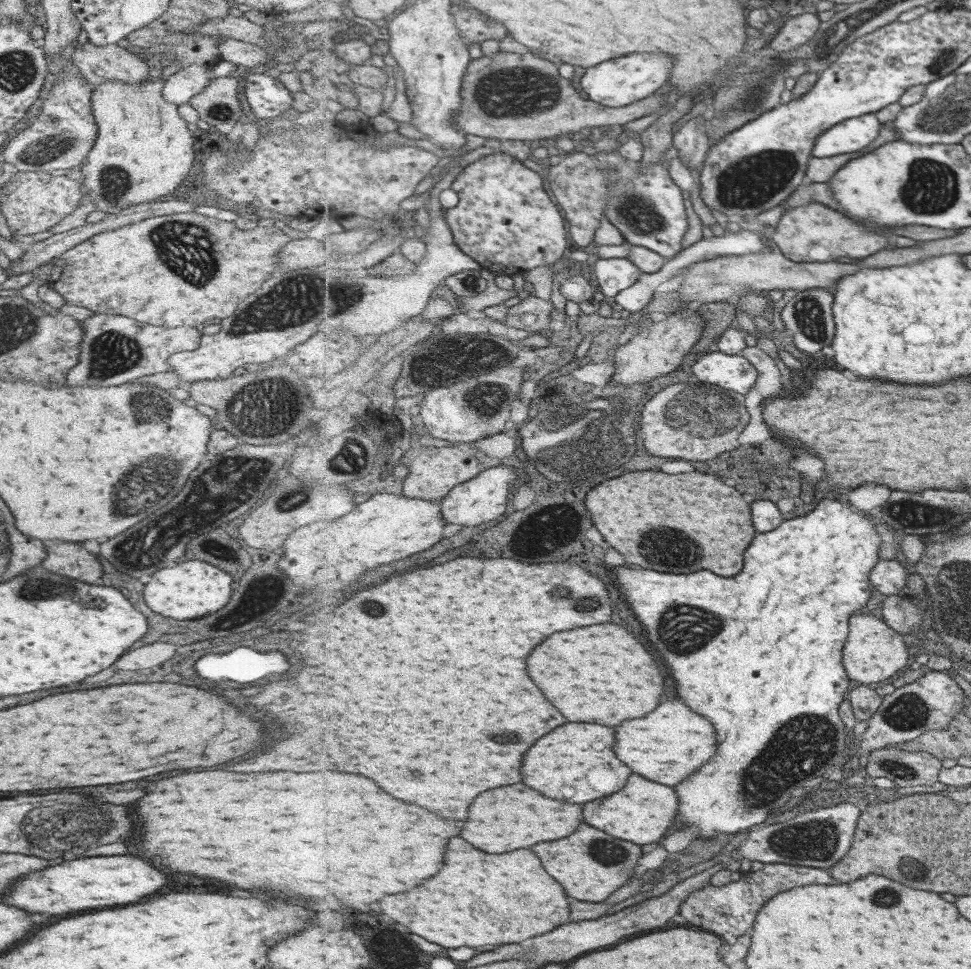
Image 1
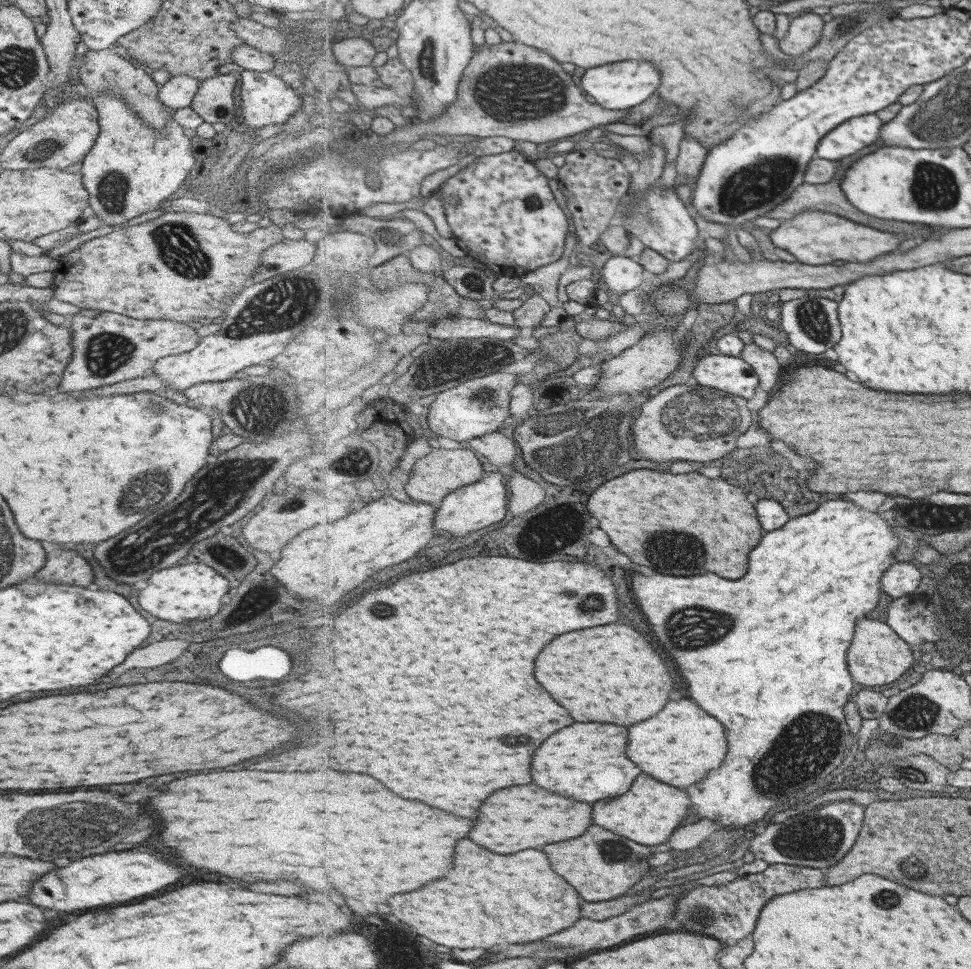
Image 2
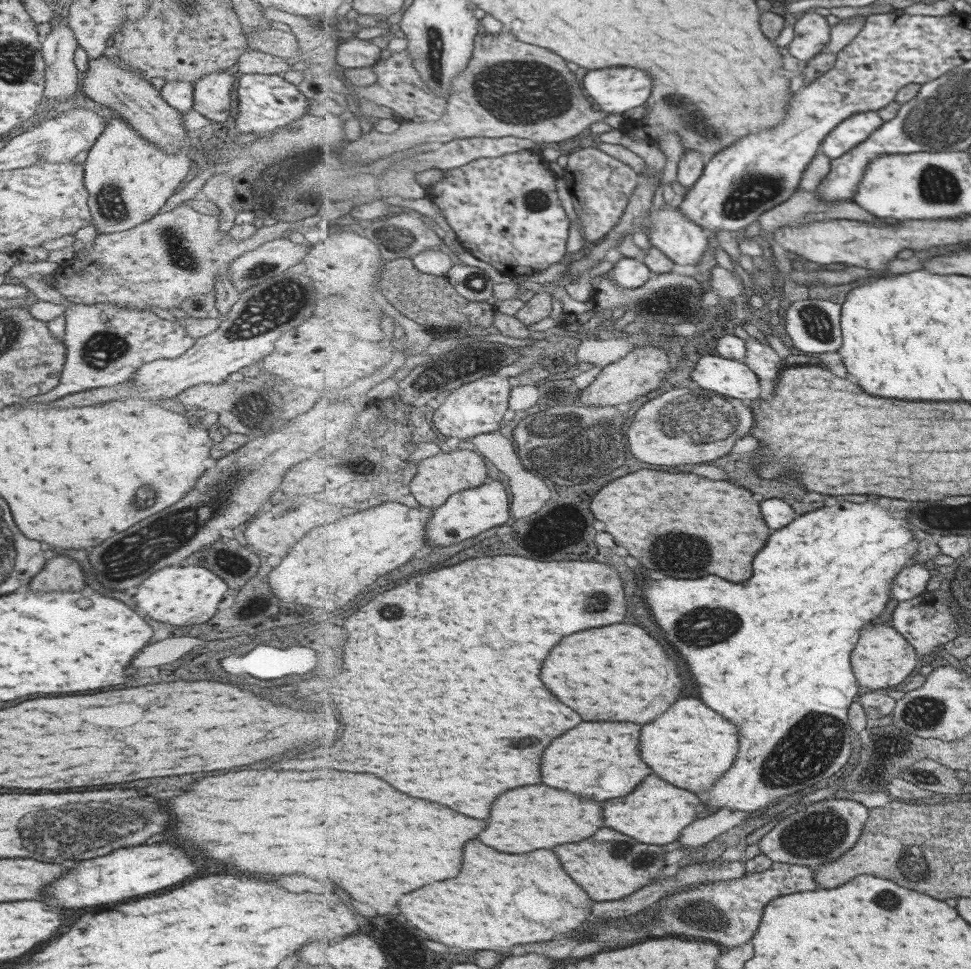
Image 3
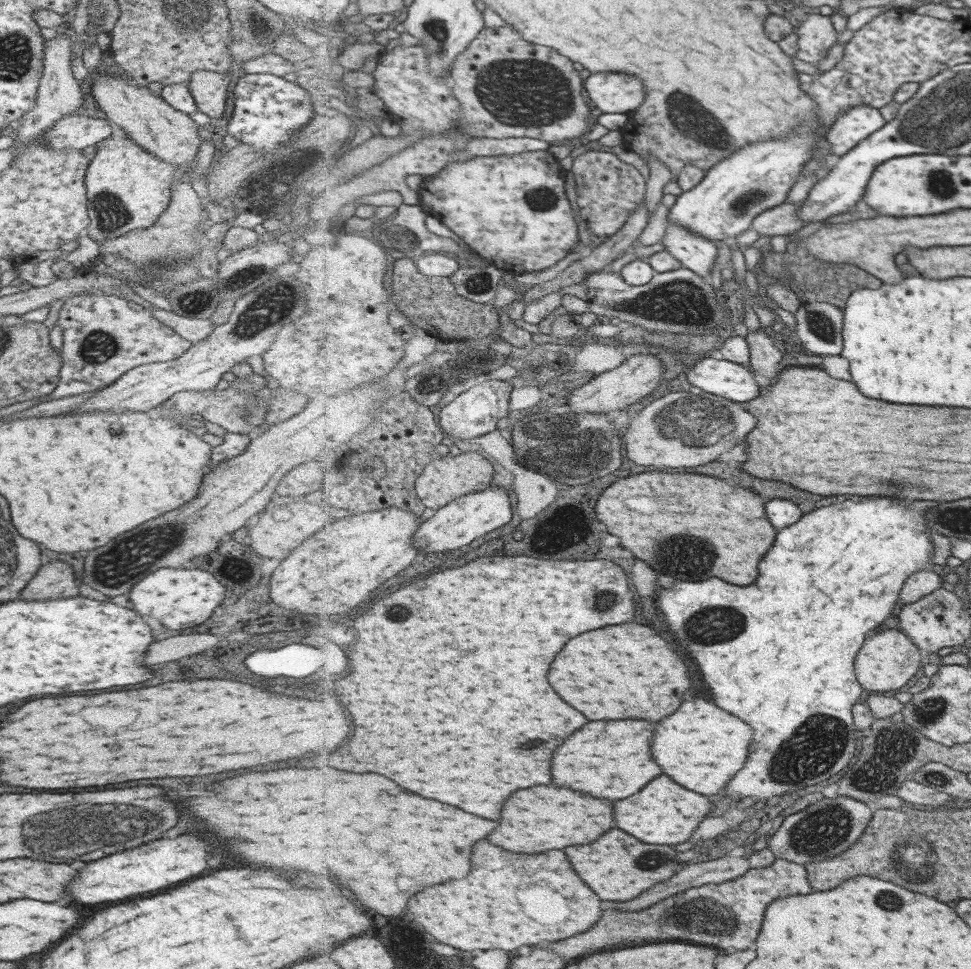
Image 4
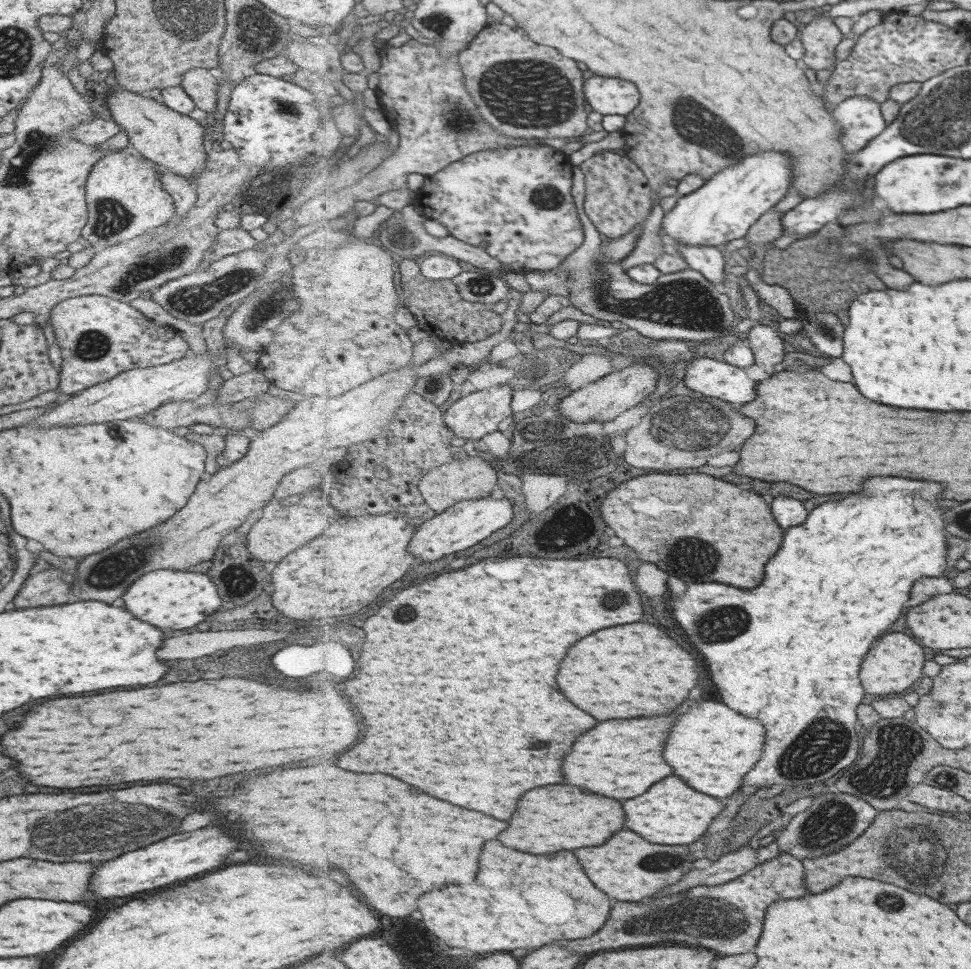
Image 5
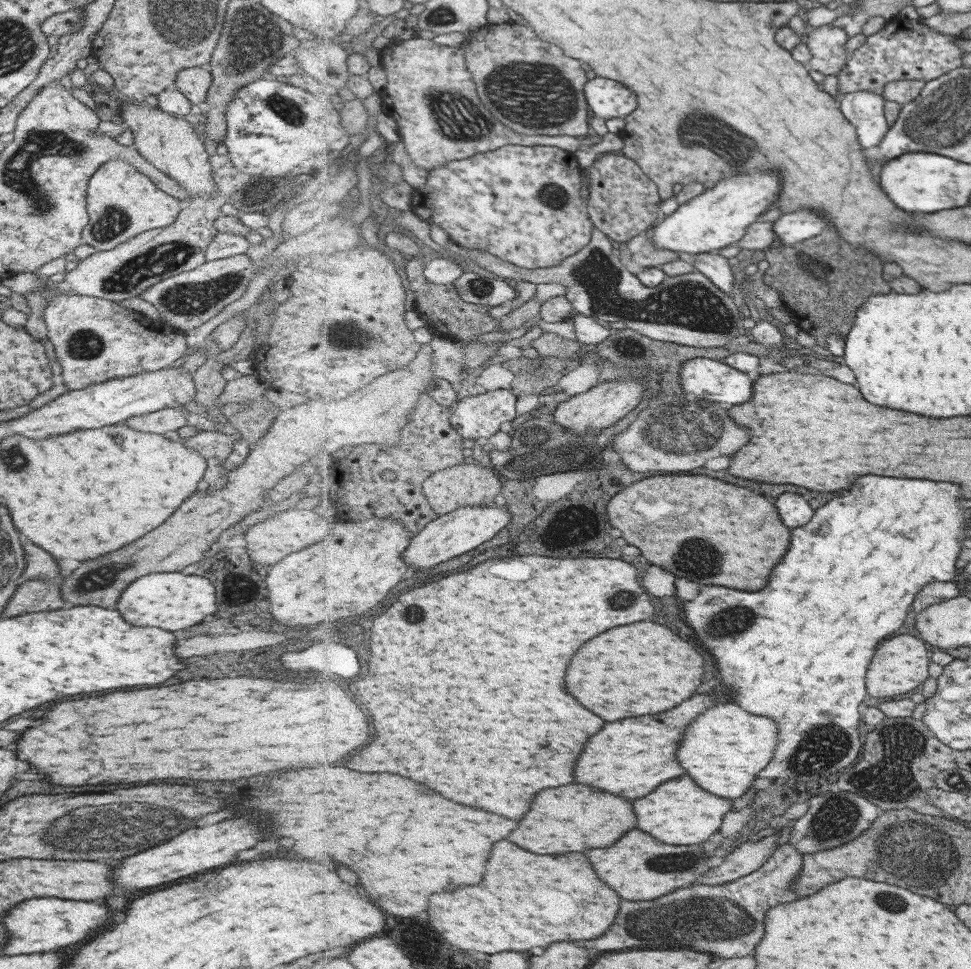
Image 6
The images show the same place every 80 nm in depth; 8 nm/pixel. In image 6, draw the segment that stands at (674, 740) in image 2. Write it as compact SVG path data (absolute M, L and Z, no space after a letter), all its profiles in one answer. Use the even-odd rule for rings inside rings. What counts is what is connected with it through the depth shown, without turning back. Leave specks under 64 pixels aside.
M719 704L717 708L705 712L705 716L697 718L693 728L685 734L685 744L681 746L681 764L685 764L685 770L689 776L701 784L701 788L709 788L720 797L726 799L739 798L749 792L757 776L769 766L769 760L773 760L775 750L779 744L779 724L767 716L755 716L737 704Z

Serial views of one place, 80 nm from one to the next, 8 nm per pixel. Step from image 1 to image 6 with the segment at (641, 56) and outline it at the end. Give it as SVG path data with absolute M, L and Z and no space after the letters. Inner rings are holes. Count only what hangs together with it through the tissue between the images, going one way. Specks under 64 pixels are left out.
M607 78L589 80L585 86L586 99L594 116L609 118L626 118L637 108L637 96L627 86Z

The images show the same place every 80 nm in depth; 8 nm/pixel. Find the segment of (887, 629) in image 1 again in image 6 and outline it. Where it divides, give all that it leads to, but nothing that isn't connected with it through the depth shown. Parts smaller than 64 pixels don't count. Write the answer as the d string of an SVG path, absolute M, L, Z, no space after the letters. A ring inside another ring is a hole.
M917 634L895 636L881 644L881 652L877 652L877 660L873 660L873 676L869 676L869 694L874 698L885 700L888 697L901 696L913 690L920 690L929 678L929 648L926 642Z

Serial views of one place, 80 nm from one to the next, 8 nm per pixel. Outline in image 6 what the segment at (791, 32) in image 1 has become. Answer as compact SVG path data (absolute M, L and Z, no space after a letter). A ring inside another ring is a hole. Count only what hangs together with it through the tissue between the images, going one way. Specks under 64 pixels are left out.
M832 24L815 27L805 38L812 54L806 65L823 75L838 76L850 59L847 50L849 39L847 31Z

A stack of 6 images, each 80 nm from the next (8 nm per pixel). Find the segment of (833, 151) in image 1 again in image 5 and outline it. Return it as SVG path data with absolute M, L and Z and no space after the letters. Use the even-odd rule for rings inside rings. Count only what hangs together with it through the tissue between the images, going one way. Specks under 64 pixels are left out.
M852 96L834 108L844 135L846 151L851 154L865 148L887 127L888 122L882 113L882 104L868 96Z

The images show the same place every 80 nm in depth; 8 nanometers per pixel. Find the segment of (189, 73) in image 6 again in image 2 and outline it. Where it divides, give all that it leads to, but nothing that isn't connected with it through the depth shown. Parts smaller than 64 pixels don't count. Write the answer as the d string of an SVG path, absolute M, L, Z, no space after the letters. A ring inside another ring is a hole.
M215 74L203 79L190 102L193 109L207 123L229 122L234 117L233 88L237 80L227 74Z

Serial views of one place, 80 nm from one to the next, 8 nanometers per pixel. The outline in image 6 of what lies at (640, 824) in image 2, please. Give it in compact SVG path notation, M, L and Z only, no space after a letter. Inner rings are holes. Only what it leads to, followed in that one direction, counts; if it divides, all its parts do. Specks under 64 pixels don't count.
M681 776L677 780L669 780L669 784L661 784L657 792L641 798L637 804L637 816L641 820L641 830L657 836L665 844L677 846L700 845L713 838L723 826L723 818L733 809L731 799L709 794L691 776Z

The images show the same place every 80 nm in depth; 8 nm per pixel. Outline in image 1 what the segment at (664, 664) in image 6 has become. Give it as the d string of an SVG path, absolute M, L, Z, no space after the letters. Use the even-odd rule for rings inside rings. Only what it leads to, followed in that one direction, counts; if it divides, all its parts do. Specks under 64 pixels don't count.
M595 624L589 628L577 628L569 632L557 632L537 646L529 656L529 674L535 684L561 708L569 722L595 722L605 726L621 726L631 718L645 718L661 704L665 692L665 674L655 656L635 638L625 626L619 624Z

